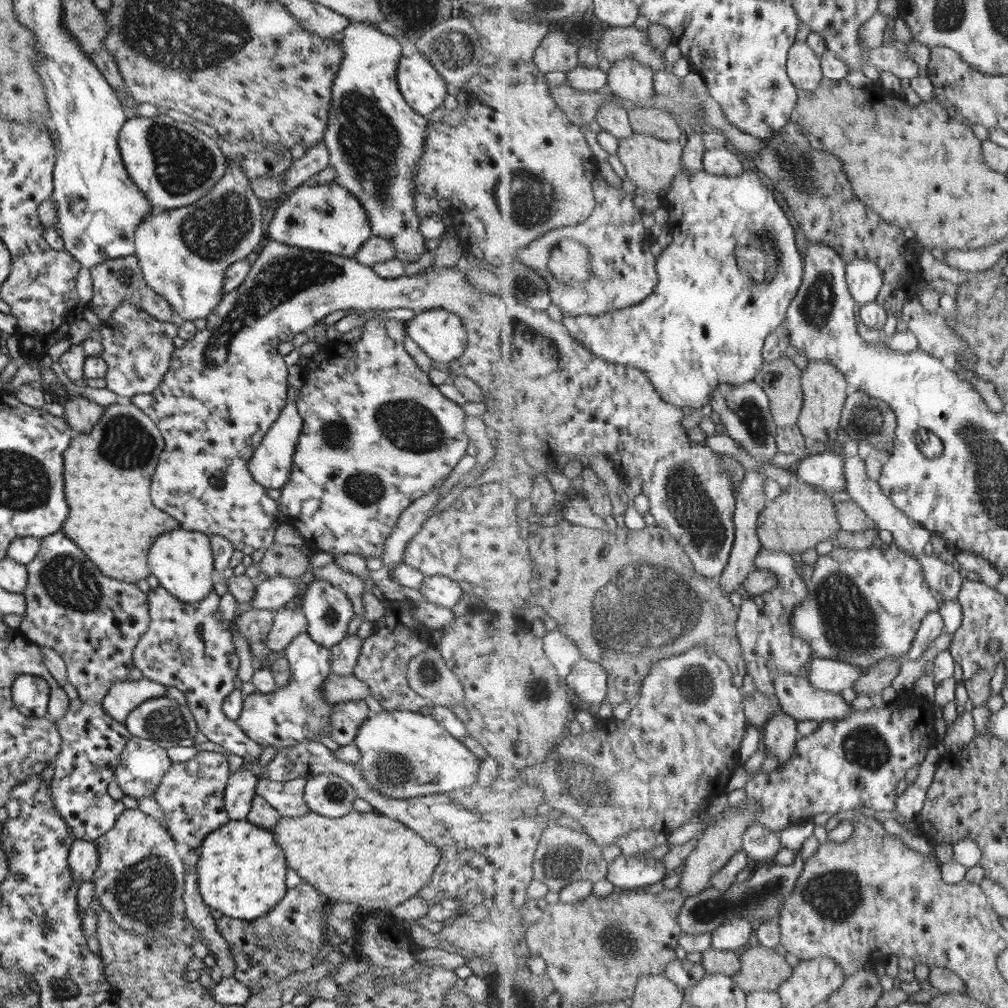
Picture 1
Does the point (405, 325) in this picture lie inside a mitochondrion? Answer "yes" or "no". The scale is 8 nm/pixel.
no

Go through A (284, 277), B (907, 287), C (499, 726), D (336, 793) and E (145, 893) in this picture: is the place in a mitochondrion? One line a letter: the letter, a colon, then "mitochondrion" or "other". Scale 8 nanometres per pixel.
A: mitochondrion
B: other
C: other
D: mitochondrion
E: mitochondrion

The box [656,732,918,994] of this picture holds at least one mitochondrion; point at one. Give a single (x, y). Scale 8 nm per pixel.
(835, 895)

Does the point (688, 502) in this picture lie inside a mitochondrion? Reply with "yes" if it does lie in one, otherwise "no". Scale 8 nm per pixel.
yes

